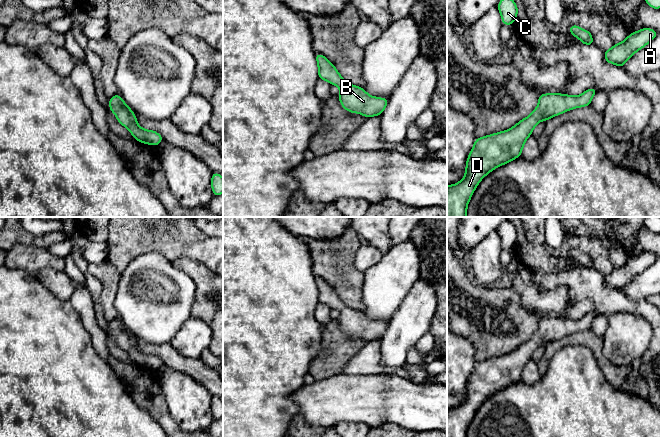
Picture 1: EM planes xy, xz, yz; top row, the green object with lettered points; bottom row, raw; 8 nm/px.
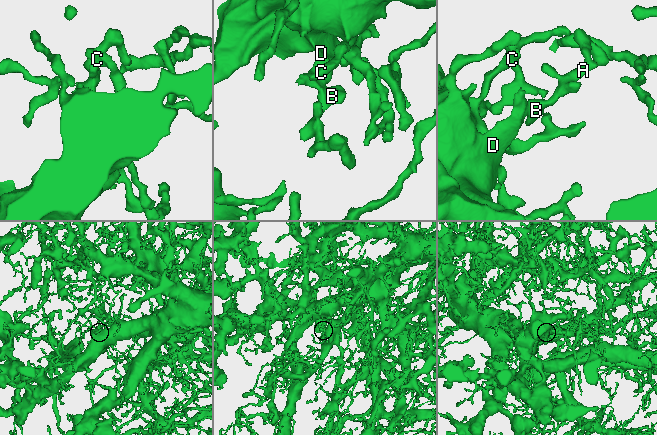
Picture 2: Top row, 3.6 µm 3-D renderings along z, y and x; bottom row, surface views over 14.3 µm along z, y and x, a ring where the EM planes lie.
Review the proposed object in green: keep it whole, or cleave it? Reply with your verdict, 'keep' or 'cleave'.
keep

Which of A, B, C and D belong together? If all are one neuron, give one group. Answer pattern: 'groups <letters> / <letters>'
groups A B C D

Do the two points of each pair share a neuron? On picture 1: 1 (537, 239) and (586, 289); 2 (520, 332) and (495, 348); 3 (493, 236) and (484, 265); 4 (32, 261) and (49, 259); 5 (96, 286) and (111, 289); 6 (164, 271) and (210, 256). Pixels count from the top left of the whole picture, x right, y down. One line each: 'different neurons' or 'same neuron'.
1: different neurons
2: same neuron
3: same neuron
4: same neuron
5: different neurons
6: different neurons

